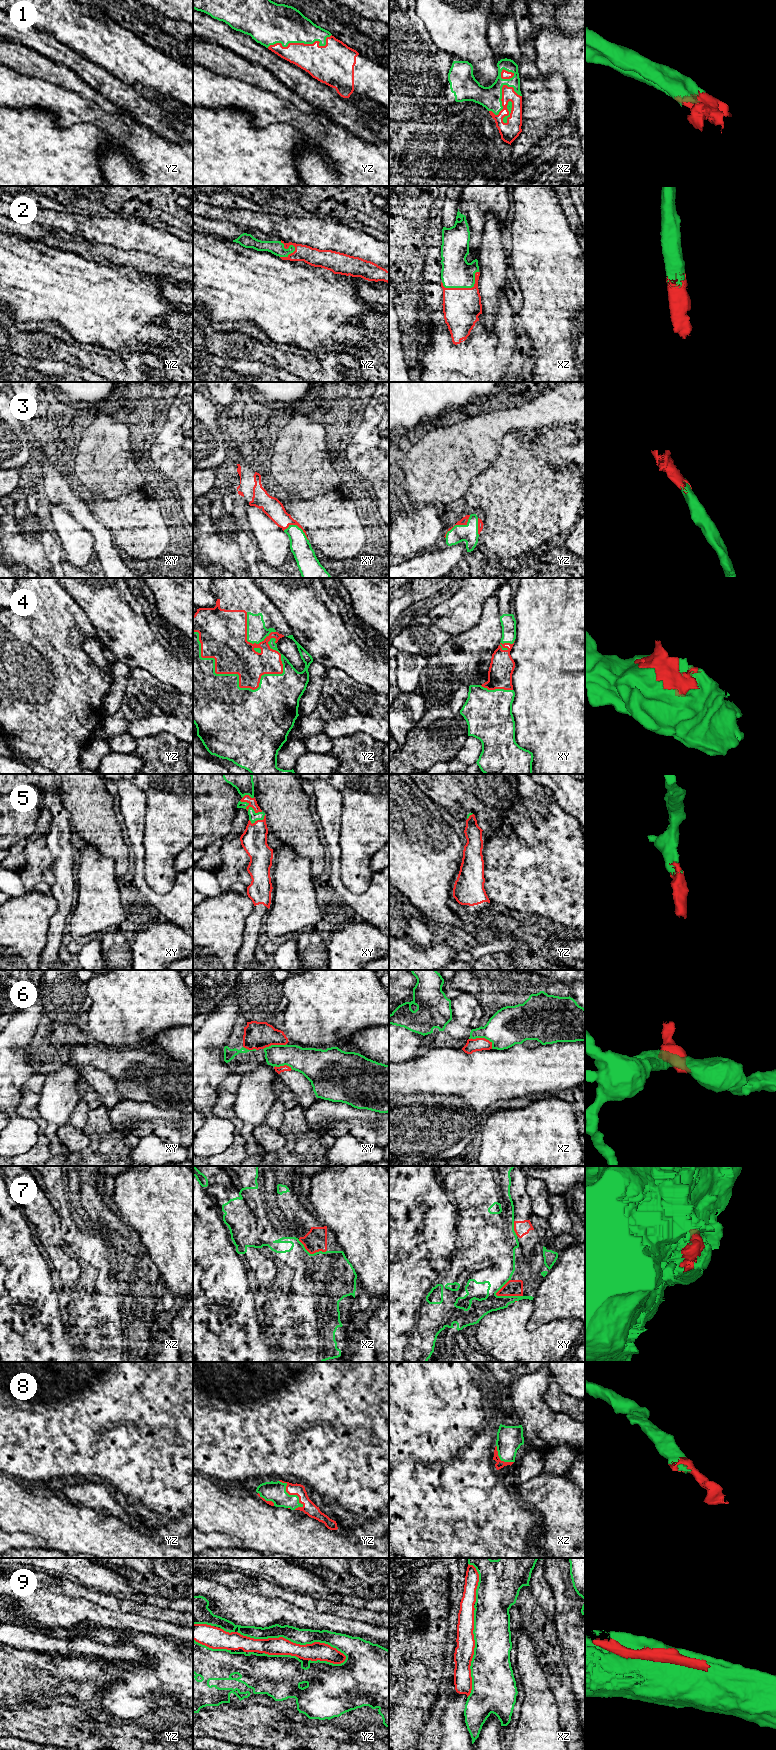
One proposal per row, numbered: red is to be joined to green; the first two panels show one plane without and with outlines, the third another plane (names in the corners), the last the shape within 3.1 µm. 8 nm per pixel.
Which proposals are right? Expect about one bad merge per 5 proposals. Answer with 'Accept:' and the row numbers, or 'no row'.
Accept: 1, 2, 3, 4, 5, 8

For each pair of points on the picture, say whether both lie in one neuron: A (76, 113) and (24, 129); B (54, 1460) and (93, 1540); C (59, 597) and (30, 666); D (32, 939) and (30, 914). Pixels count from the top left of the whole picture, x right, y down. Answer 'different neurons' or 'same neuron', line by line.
A: different neurons
B: different neurons
C: same neuron
D: same neuron

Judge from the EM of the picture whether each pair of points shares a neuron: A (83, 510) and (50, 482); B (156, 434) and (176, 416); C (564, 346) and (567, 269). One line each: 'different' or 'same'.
A: same
B: same
C: same

